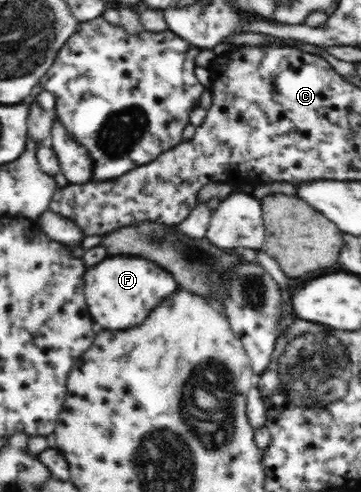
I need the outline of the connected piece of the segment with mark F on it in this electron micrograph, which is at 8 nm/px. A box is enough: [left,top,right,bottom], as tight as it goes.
[84,257,178,329]

